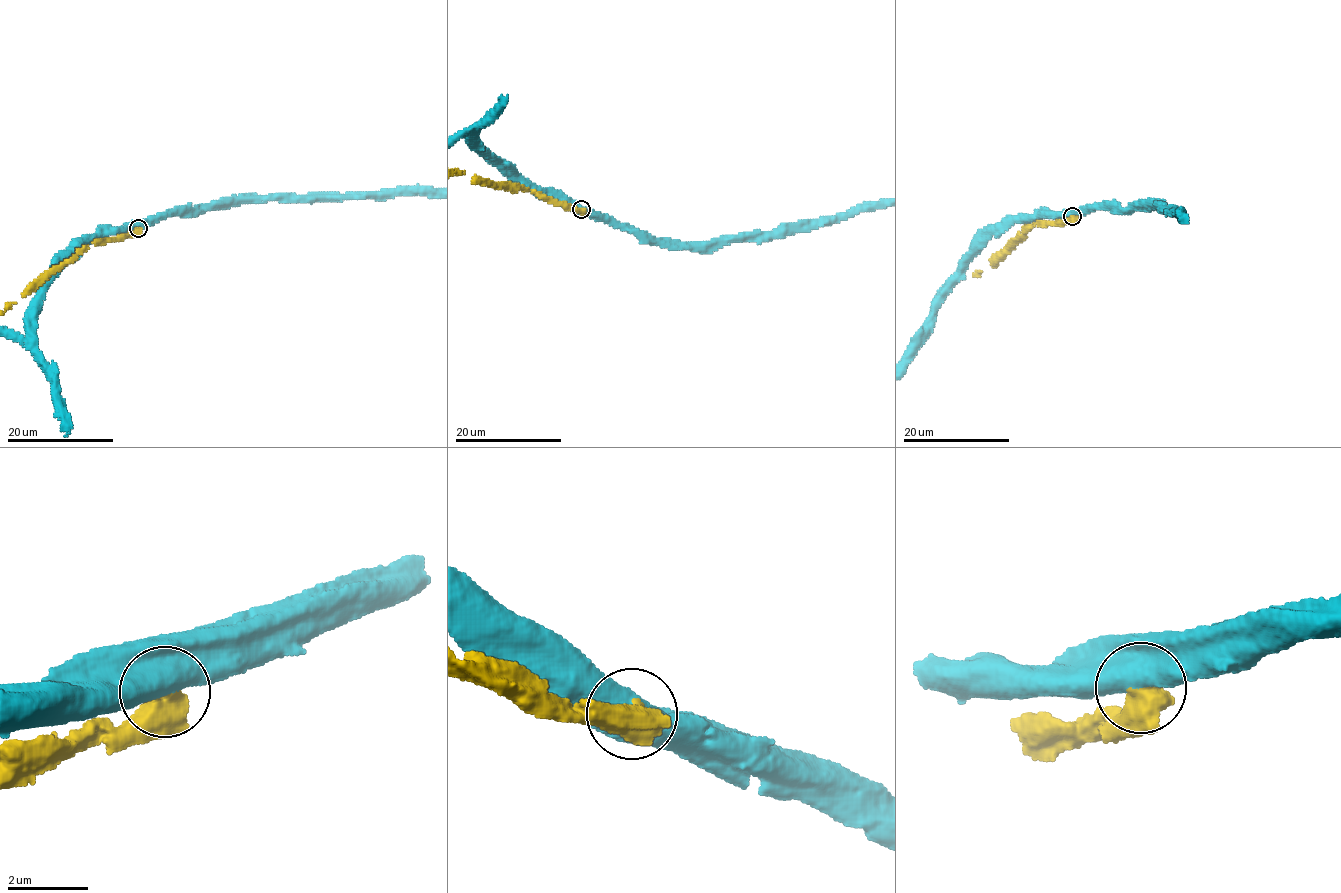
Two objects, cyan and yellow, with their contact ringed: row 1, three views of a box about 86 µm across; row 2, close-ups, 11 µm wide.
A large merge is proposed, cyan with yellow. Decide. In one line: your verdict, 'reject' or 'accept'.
reject

